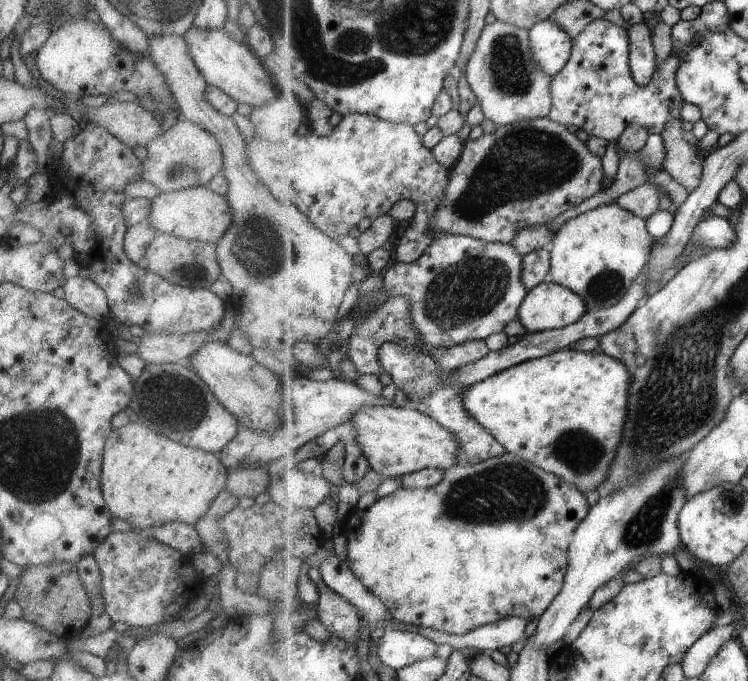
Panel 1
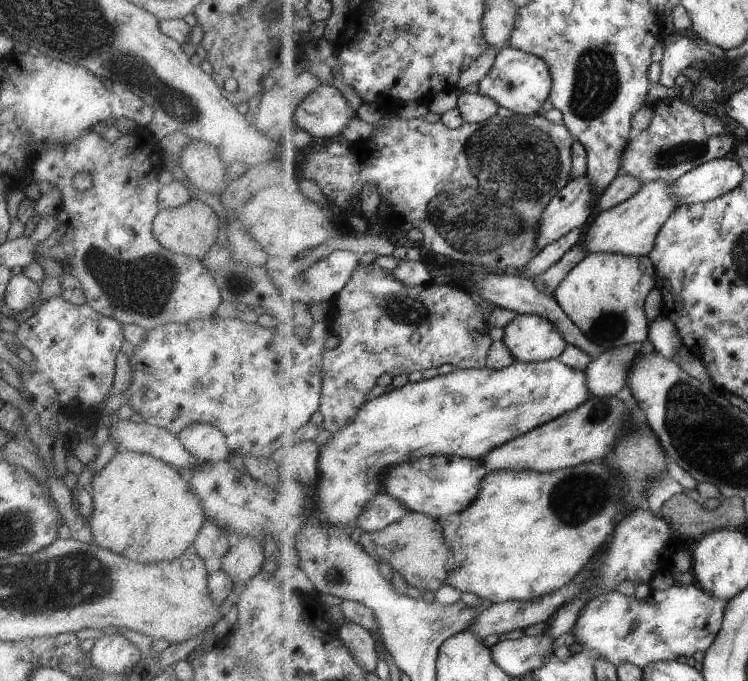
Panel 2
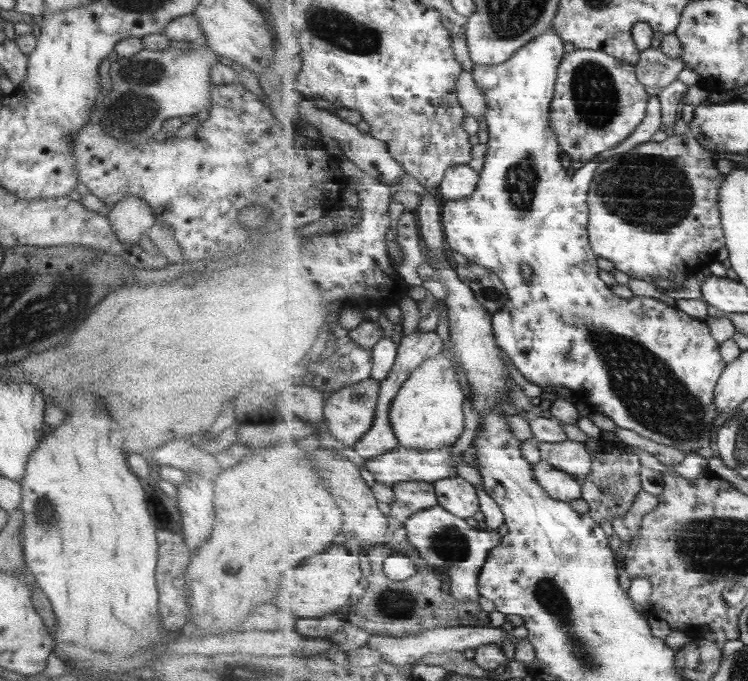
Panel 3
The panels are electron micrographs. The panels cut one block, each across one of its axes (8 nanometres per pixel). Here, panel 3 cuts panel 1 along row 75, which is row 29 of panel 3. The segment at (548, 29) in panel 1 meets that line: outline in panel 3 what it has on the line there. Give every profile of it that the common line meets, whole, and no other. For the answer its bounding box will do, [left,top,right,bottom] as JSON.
[442,27,728,454]

